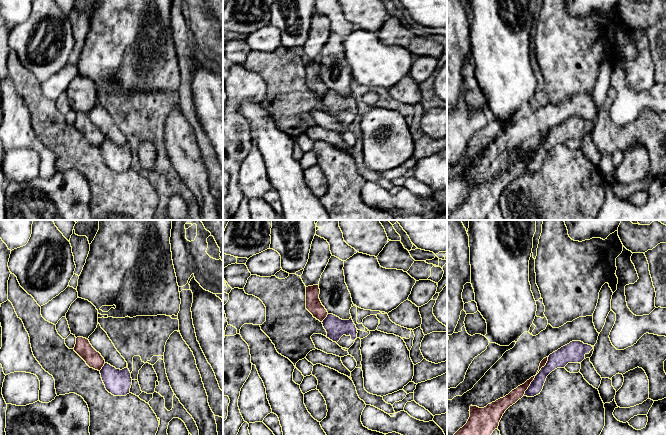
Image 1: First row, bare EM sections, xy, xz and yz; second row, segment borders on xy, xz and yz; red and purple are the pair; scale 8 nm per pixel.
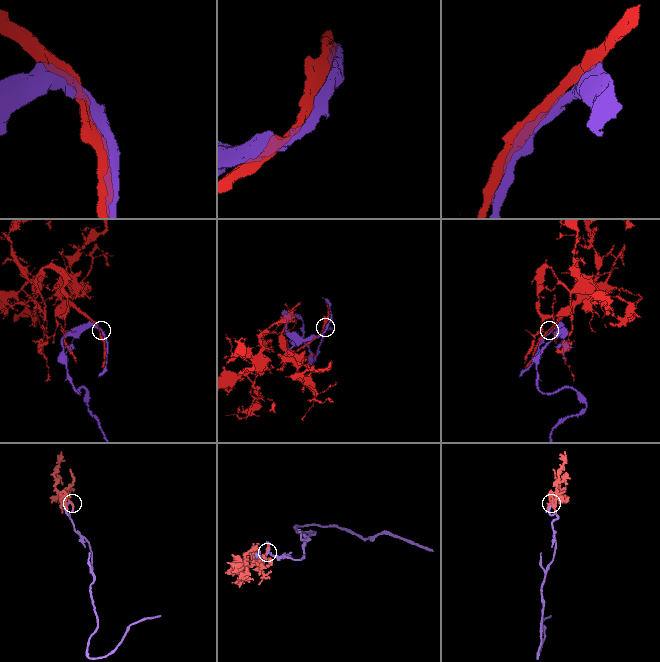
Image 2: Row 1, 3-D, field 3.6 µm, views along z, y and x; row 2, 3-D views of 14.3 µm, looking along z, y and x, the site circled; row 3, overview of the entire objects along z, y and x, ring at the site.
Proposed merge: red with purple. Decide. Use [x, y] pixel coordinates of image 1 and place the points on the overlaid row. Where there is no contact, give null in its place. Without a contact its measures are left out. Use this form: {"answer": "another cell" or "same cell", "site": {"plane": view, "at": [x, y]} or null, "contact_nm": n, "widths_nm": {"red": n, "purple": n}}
{"answer": "same cell", "site": {"plane": "yz", "at": [535, 375]}, "contact_nm": 380, "widths_nm": {"red": 90, "purple": 140}}

